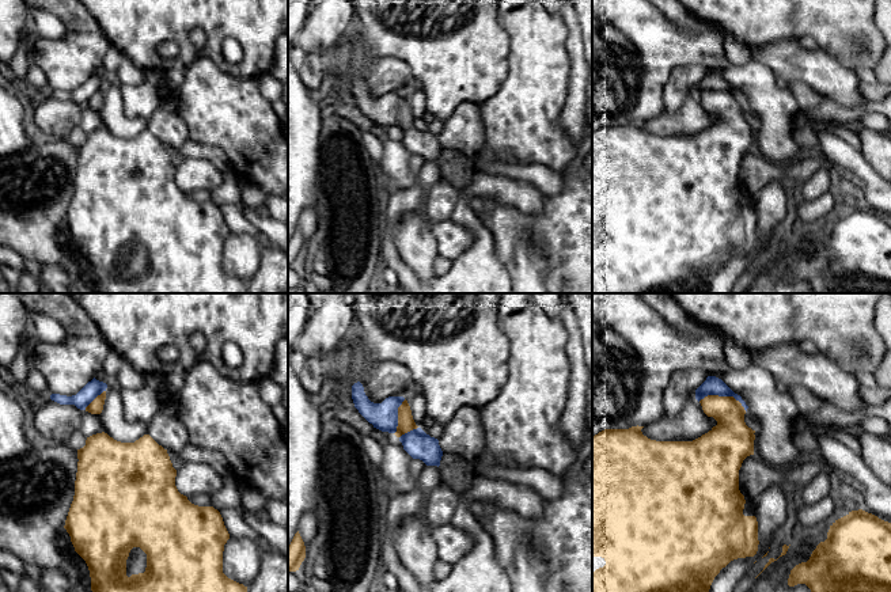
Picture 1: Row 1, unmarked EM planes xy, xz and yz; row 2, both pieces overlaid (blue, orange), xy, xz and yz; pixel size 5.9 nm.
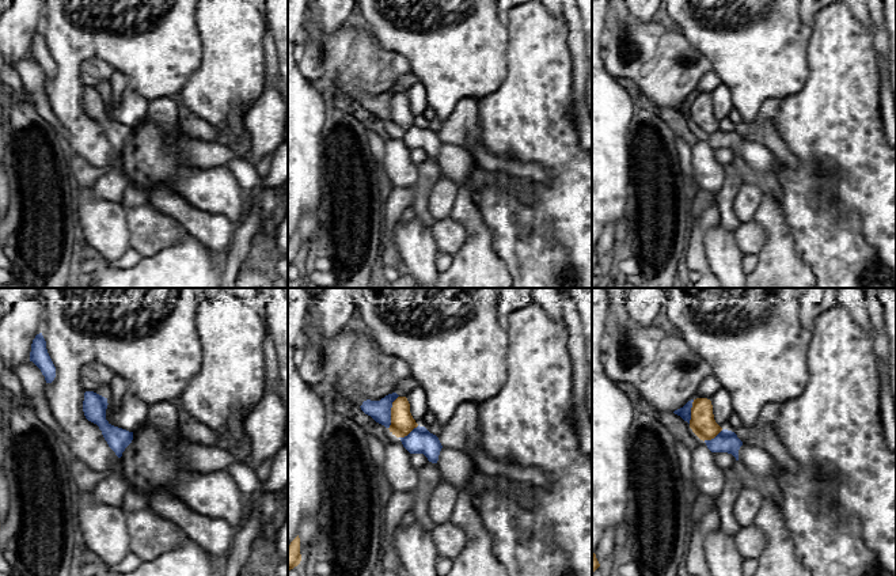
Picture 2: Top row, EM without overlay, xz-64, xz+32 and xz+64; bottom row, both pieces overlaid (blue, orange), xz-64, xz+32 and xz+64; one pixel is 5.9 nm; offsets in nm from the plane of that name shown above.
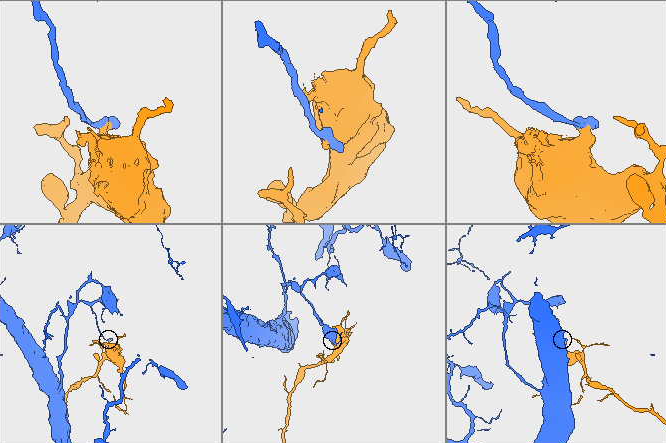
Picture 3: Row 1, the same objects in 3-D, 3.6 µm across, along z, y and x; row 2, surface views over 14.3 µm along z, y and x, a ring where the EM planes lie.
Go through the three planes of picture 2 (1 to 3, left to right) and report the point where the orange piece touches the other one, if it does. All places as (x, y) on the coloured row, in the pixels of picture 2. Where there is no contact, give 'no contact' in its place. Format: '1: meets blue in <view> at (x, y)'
1: no contact
2: meets blue in xz+32 at (390, 412)
3: meets blue in xz+64 at (690, 412)

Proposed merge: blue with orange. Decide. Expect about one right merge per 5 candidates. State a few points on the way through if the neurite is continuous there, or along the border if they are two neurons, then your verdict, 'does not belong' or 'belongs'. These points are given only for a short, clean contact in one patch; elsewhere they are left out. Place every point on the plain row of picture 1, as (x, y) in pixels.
border yz (698, 97), (708, 91), (732, 91), (746, 106); does not belong

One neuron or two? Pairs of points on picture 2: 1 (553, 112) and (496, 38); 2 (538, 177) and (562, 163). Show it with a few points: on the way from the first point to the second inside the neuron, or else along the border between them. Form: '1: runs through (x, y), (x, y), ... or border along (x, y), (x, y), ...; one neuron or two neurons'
1: border along (505, 25), (508, 36), (507, 74), (501, 82); two neurons
2: border along (519, 160), (539, 163), (551, 175), (551, 182); two neurons

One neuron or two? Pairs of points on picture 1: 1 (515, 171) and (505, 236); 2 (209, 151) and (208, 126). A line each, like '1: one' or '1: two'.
1: two
2: two

